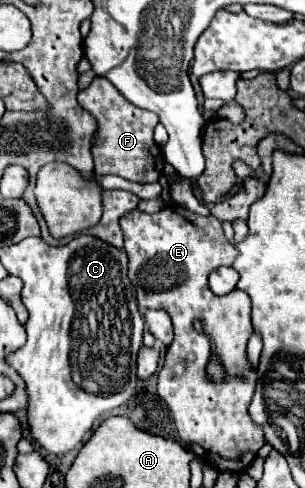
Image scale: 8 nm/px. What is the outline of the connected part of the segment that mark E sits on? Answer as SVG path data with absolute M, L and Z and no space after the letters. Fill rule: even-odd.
M163 207L159 213L143 213L139 209L129 211L119 221L121 231L125 235L125 251L129 257L129 281L133 283L137 291L139 307L153 307L163 309L173 321L175 339L167 347L165 363L159 371L159 383L157 393L159 397L169 405L173 421L177 425L177 433L181 441L199 457L205 461L211 461L213 467L219 467L219 471L241 471L245 469L257 451L265 445L261 429L251 421L247 407L251 403L257 373L251 371L247 363L247 341L253 335L253 323L251 323L251 299L243 291L231 291L227 295L215 295L207 285L207 275L220 266L232 266L237 259L237 247L231 245L225 235L221 221L213 215L197 215L187 213L179 207ZM217 351L221 357L227 379L221 385L213 385L205 381L205 363L209 361L211 353Z

